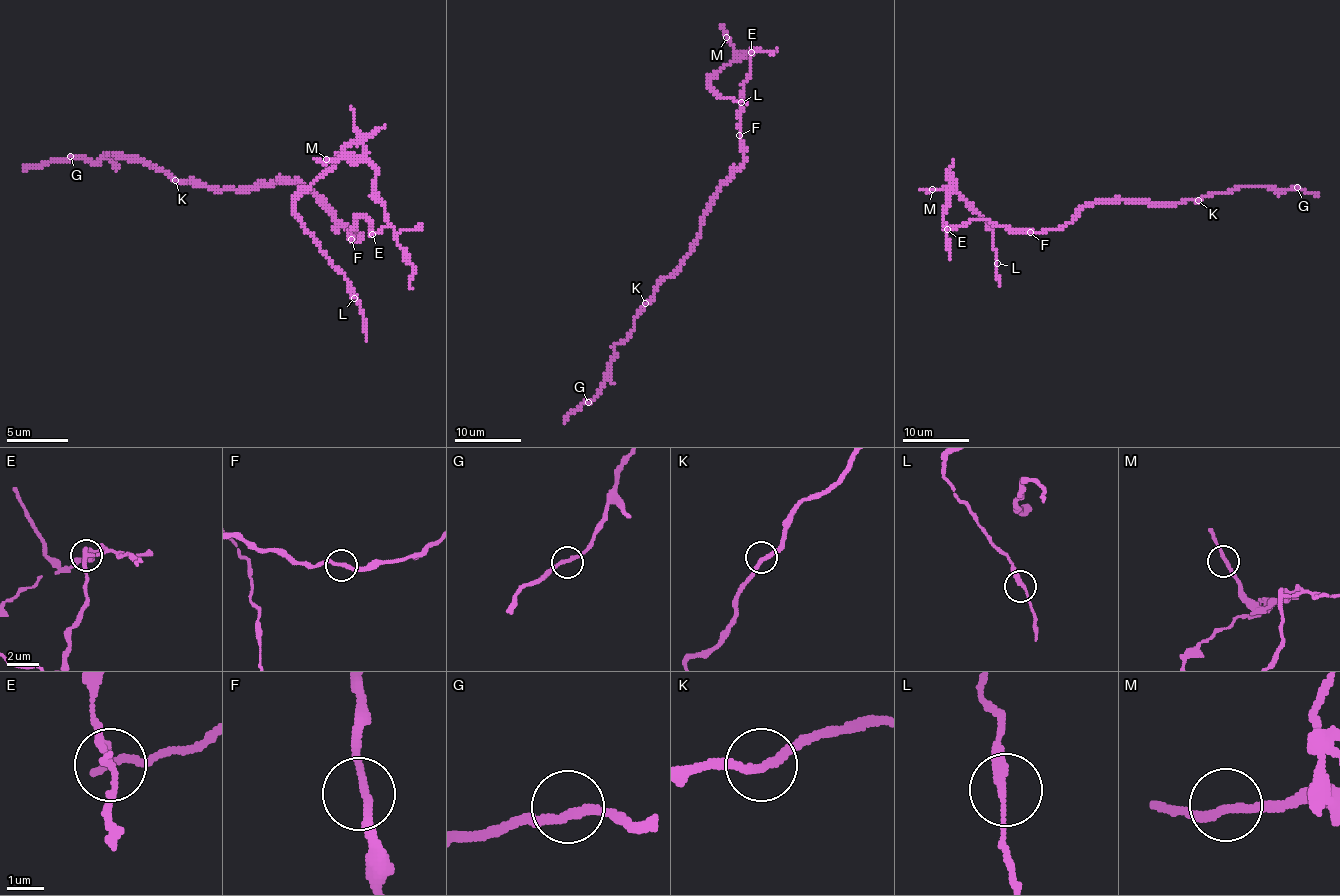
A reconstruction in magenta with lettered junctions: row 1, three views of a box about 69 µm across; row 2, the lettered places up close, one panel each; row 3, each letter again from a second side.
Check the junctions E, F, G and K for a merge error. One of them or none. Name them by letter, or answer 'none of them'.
E

